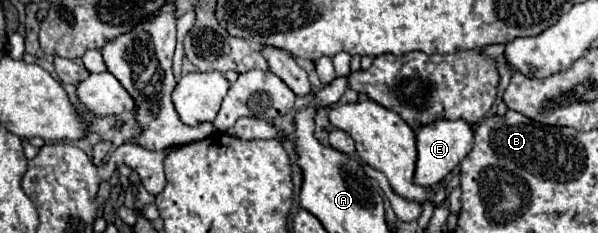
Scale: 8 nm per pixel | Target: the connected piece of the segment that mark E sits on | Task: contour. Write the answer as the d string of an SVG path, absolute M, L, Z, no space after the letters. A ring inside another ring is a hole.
M438 119L430 125L424 125L416 133L416 141L418 141L418 161L416 161L414 183L422 187L430 187L430 185L440 183L470 153L474 145L474 131L462 119L456 119L456 121Z

